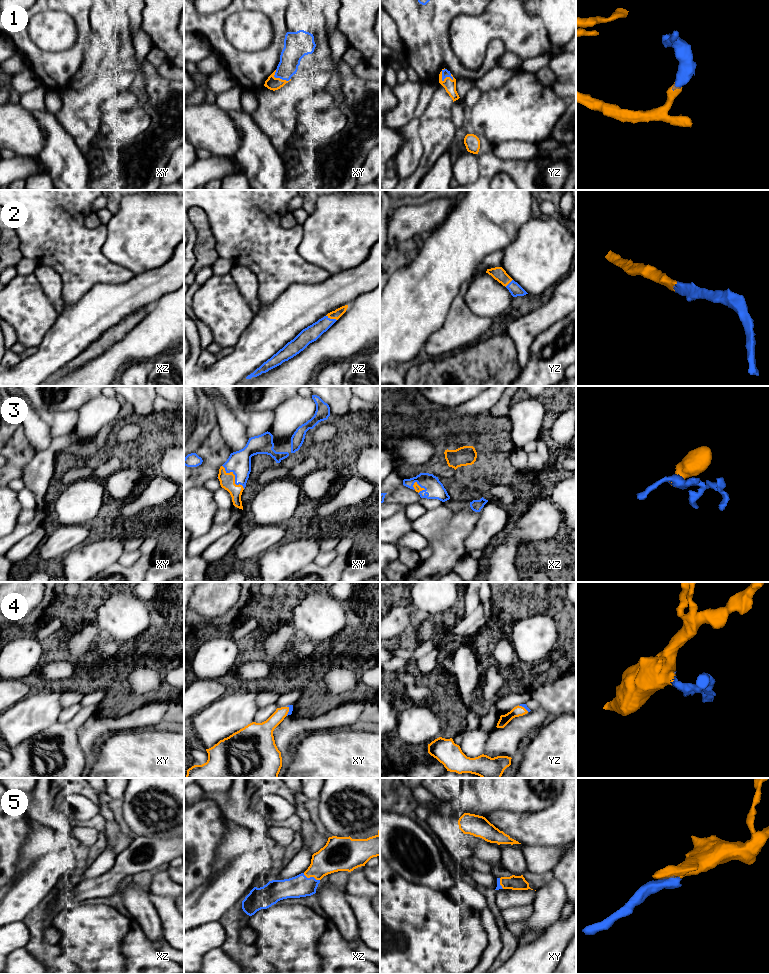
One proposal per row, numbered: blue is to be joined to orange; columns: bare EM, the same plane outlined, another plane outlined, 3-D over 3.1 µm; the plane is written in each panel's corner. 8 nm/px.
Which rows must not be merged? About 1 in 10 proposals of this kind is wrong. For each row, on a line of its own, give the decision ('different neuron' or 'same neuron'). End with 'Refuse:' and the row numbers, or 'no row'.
1: same neuron
2: same neuron
3: same neuron
4: same neuron
5: same neuron
Refuse: no row

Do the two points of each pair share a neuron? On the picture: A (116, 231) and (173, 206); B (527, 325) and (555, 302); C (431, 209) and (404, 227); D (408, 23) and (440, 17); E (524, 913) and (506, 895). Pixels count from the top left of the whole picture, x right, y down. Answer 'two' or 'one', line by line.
A: one
B: one
C: one
D: one
E: two

